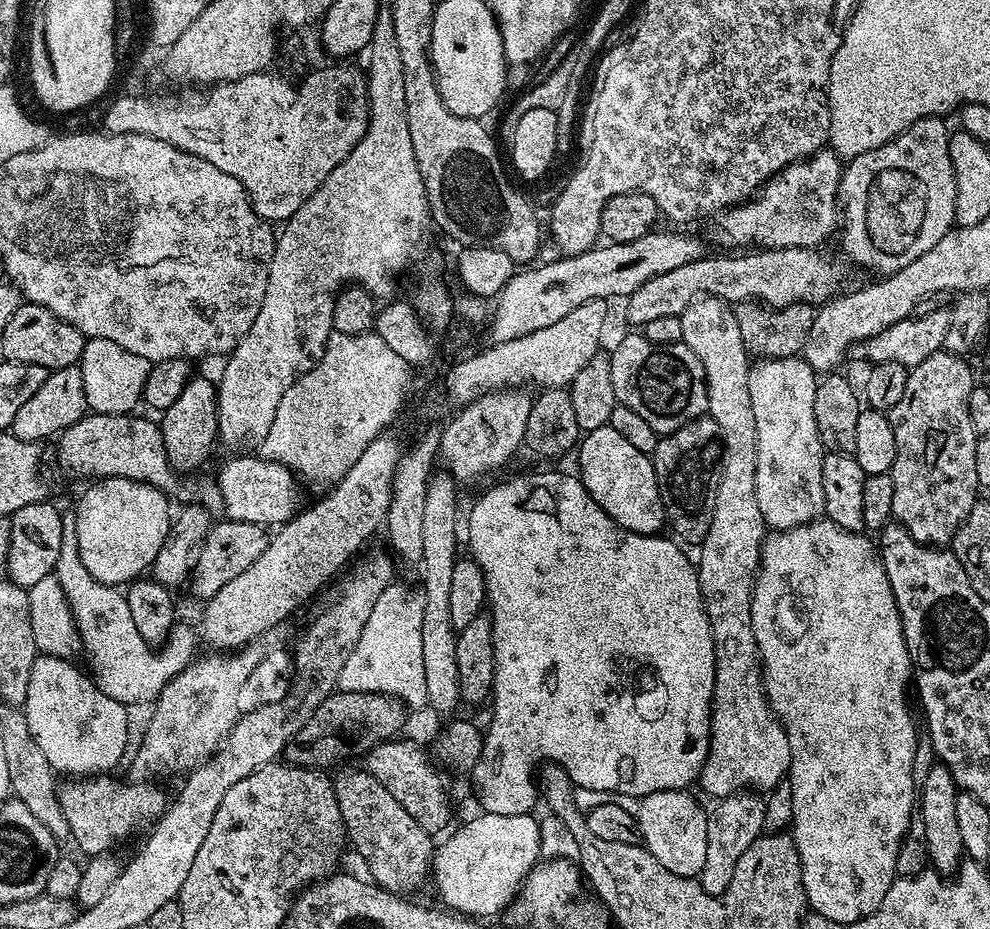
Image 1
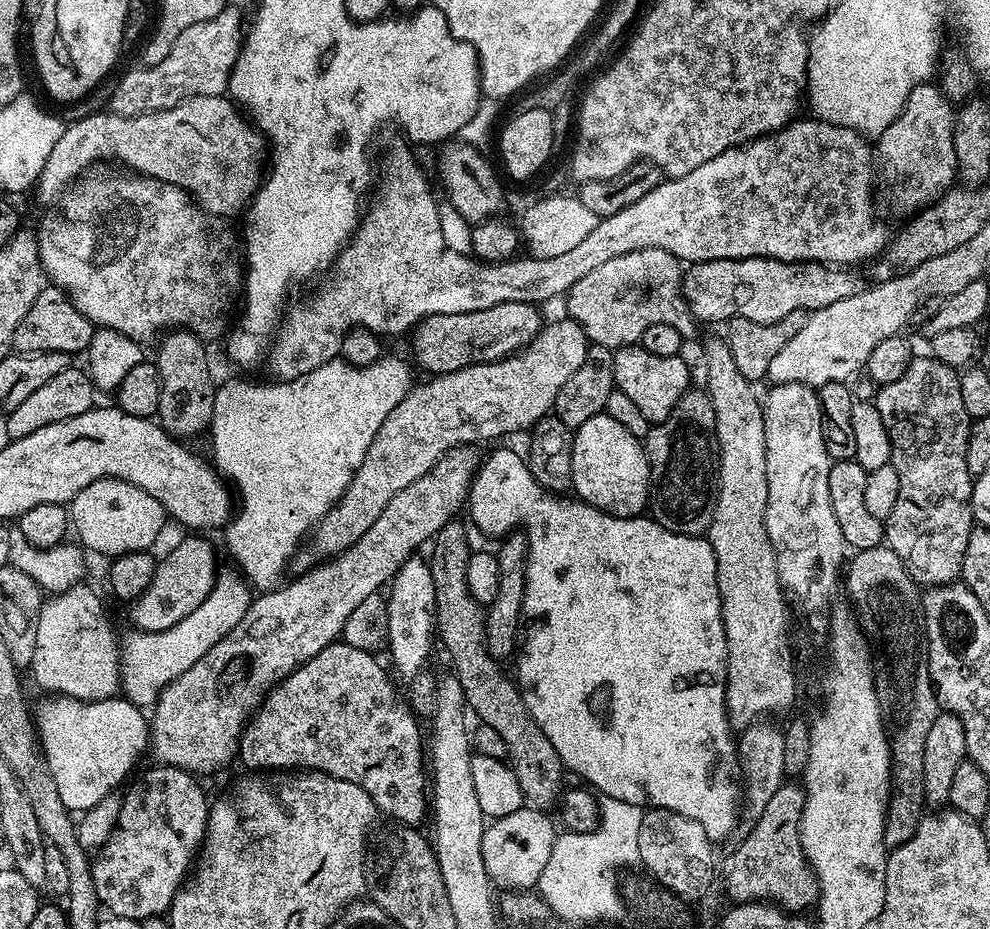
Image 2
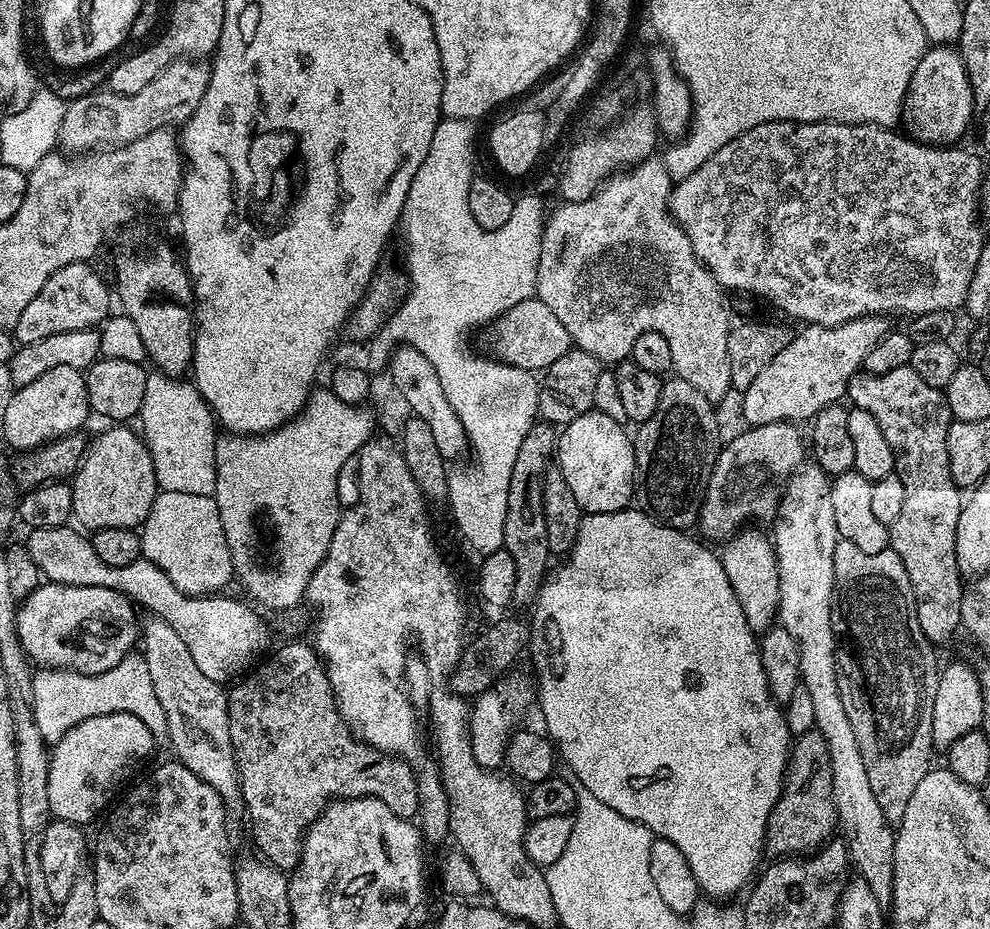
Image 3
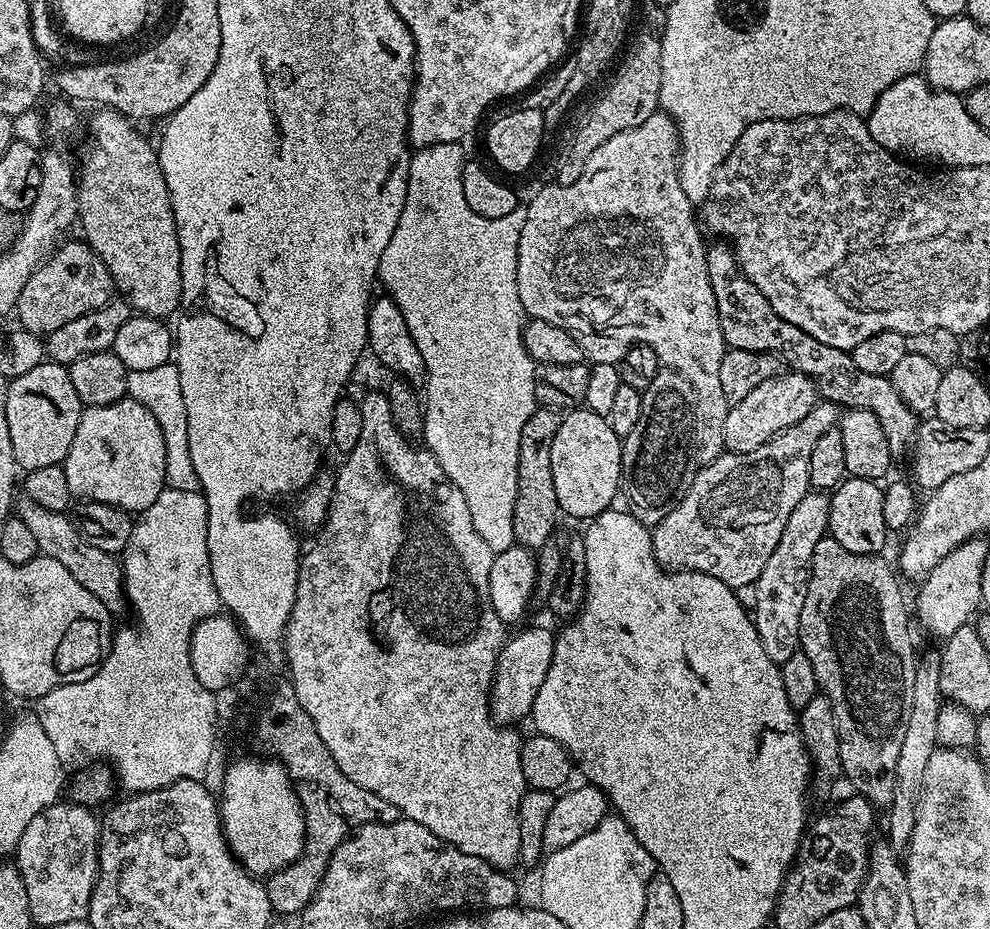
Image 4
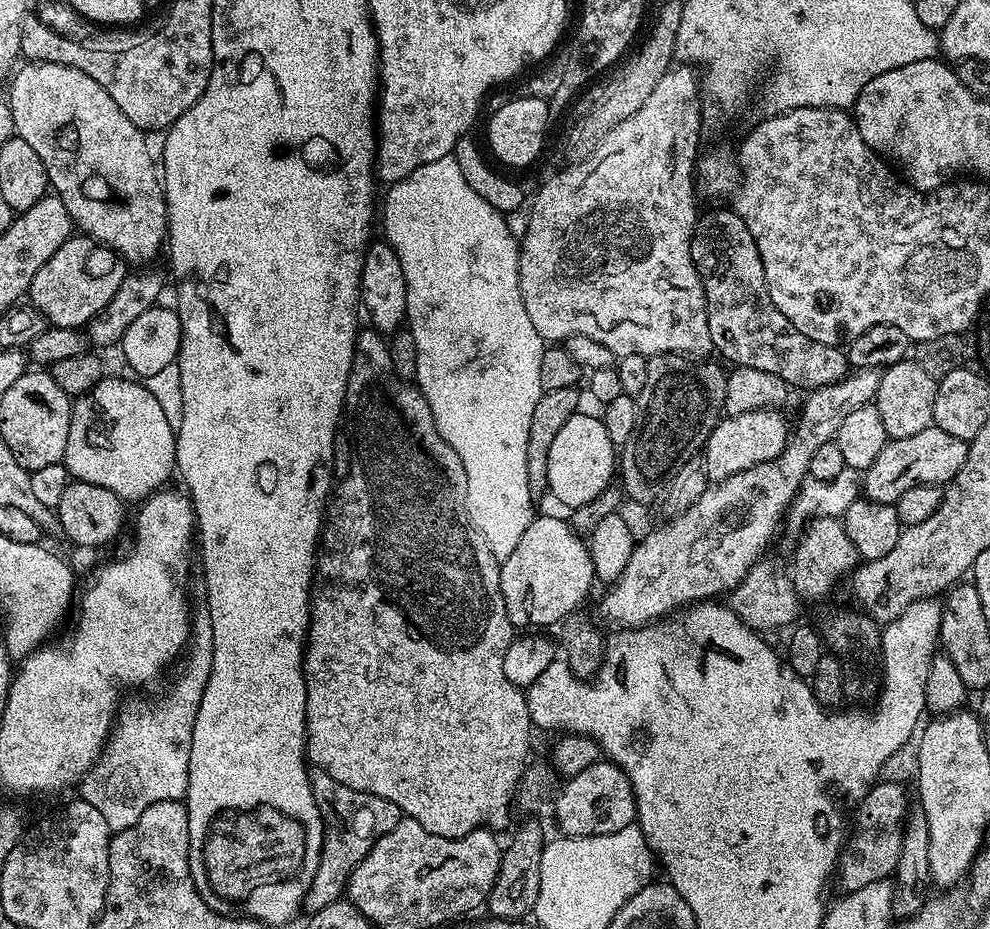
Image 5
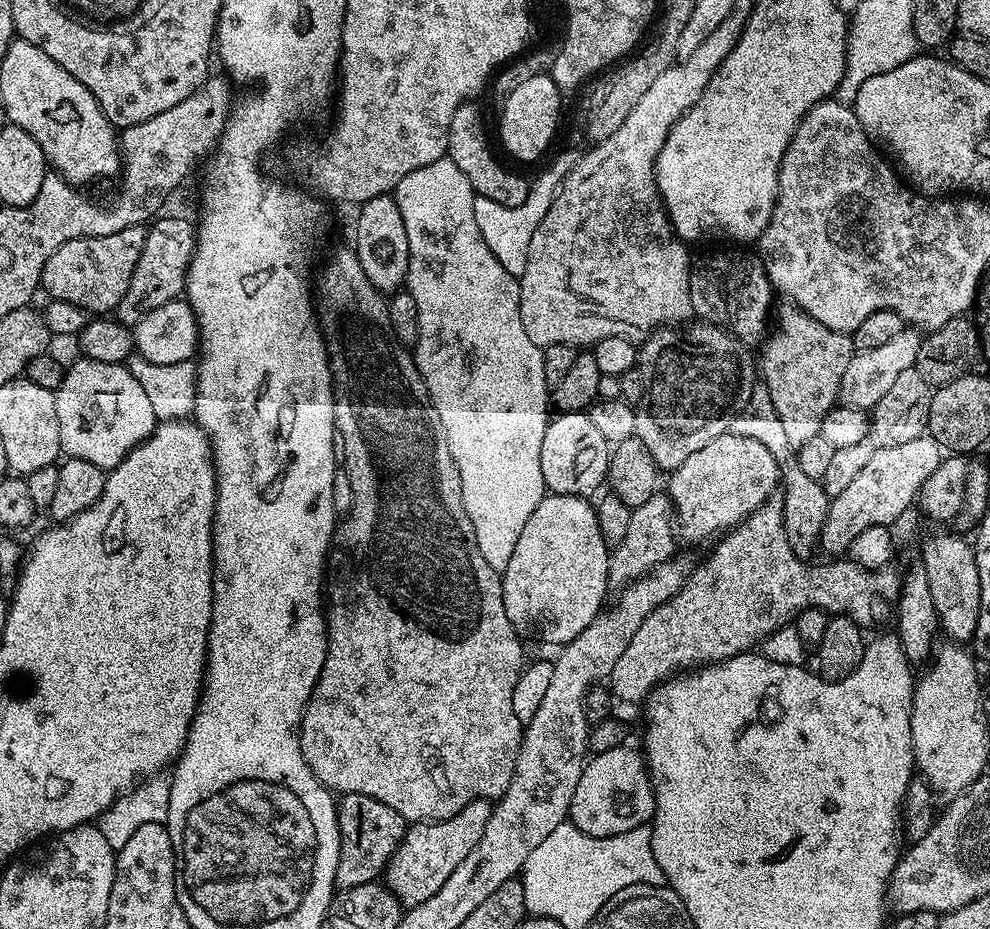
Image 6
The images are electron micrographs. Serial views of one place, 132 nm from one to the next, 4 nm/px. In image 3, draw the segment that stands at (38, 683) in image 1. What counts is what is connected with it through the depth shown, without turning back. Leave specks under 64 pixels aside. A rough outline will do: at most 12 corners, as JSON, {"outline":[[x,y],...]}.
{"outline":[[125,712],[86,718],[50,752],[52,816],[87,826],[151,754]]}

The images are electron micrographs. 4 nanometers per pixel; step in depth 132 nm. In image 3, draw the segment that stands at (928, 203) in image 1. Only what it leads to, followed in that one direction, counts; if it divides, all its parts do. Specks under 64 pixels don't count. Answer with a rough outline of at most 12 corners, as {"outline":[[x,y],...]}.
{"outline":[[932,46],[914,66],[902,124],[952,146],[972,120],[959,51]]}

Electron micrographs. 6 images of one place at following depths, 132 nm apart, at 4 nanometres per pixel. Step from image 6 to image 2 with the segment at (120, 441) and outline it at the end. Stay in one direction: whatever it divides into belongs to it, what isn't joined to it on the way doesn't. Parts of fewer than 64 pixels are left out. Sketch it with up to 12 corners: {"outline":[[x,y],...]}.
{"outline":[[109,476],[70,505],[75,539],[105,558],[151,549],[164,507]]}

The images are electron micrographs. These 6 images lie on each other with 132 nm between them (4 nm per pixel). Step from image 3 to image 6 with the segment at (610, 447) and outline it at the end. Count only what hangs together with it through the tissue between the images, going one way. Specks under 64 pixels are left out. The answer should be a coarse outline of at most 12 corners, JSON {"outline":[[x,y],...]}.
{"outline":[[587,411],[562,412],[542,437],[542,478],[558,496],[591,497],[610,445]]}

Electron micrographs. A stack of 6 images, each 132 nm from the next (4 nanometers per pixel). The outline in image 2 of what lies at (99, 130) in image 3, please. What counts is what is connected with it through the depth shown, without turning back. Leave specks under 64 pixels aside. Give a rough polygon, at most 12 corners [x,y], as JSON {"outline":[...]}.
{"outline":[[229,6],[178,34],[162,62],[116,80],[111,111],[222,96],[240,53]]}

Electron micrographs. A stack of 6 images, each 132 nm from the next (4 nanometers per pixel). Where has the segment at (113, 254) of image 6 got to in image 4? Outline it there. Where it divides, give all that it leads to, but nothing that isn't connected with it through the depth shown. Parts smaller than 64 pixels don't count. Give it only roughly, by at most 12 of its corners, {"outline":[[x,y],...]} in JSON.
{"outline":[[80,238],[33,270],[14,316],[41,338],[114,296]]}

